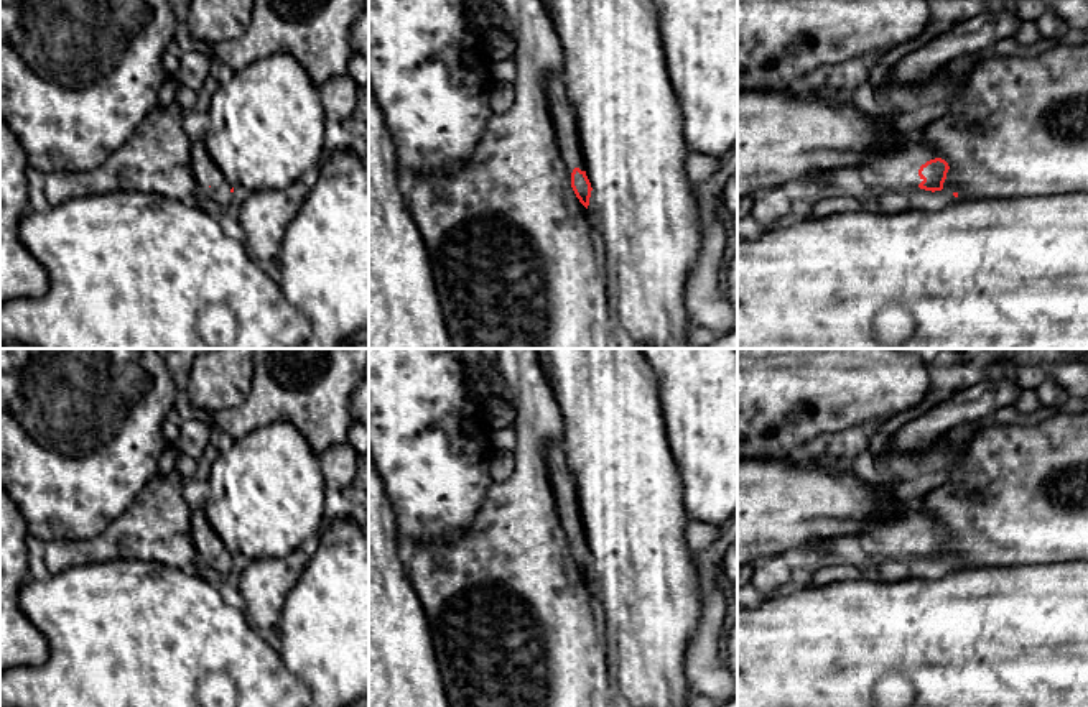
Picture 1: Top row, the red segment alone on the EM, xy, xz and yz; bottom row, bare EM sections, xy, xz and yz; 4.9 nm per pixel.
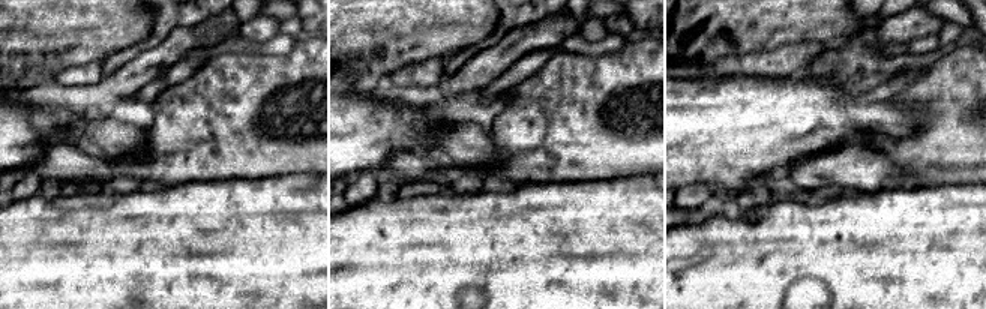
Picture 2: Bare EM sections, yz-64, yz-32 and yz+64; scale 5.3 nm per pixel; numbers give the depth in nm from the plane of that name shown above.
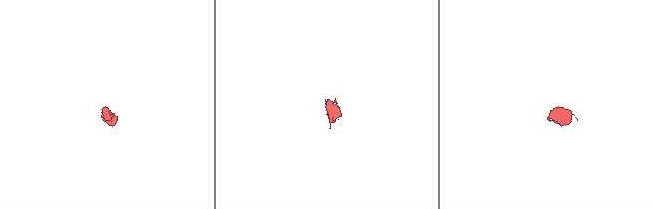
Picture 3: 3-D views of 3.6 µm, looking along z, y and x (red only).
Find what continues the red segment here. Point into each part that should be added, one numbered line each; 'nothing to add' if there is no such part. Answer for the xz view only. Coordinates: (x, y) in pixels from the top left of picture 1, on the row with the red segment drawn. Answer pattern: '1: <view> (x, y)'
1: xz (562, 112)

